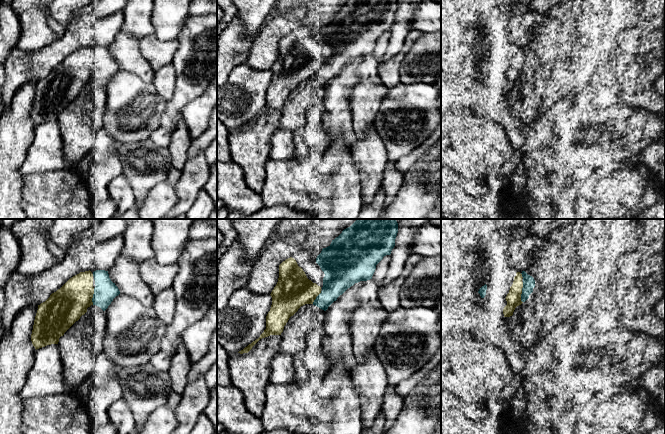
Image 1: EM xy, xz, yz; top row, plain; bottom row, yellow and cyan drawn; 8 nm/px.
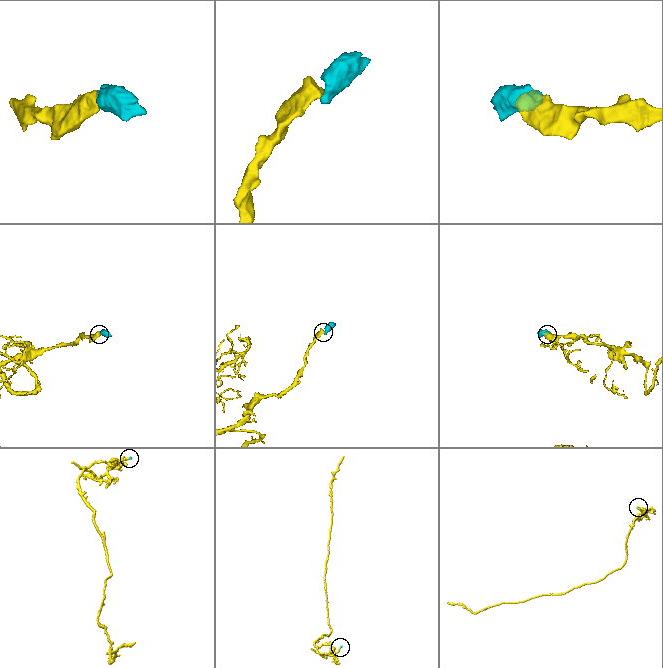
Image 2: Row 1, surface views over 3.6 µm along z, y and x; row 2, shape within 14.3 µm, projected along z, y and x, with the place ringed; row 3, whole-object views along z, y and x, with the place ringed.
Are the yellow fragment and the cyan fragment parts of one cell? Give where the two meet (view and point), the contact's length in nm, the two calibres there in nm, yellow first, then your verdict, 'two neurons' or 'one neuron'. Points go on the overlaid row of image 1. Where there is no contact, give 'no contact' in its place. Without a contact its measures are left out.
contact yz (521, 292); length 170 nm; calibres 120 and 100 nm; one neuron

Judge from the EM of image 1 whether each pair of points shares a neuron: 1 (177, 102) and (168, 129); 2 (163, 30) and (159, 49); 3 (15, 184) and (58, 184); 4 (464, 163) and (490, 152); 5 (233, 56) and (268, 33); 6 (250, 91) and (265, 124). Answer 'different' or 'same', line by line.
1: same
2: different
3: different
4: same
5: different
6: different

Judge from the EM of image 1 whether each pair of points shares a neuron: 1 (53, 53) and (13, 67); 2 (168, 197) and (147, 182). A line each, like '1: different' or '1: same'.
1: same
2: different

